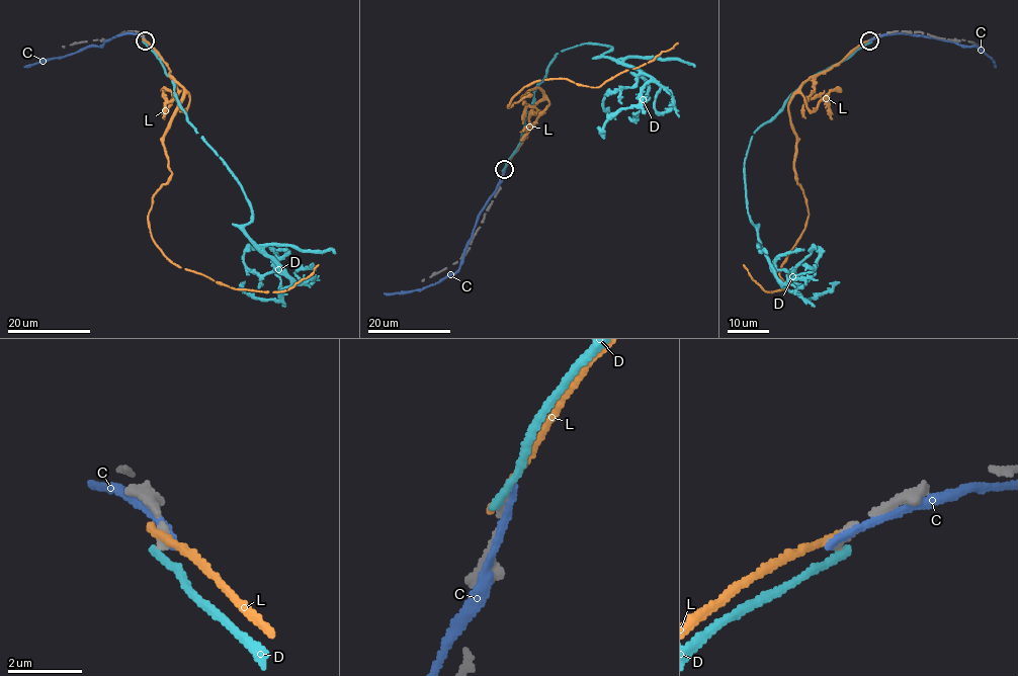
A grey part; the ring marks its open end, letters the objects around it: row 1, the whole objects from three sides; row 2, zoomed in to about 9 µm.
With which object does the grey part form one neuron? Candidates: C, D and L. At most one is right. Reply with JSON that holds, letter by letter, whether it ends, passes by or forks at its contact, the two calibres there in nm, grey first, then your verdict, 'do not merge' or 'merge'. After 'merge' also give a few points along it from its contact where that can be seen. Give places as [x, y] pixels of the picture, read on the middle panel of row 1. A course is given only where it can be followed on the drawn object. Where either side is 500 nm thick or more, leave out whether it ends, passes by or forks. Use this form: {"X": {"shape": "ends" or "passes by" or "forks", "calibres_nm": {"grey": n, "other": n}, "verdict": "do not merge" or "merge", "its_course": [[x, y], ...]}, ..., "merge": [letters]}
{"C": {"shape": "passes by", "calibres_nm": {"grey": 280, "other": 190}, "verdict": "do not merge"}, "D": {"shape": "ends", "calibres_nm": {"grey": 200, "other": 240}, "verdict": "do not merge"}, "L": {"shape": "ends", "calibres_nm": {"grey": 200, "other": 240}, "verdict": "do not merge"}, "merge": []}

